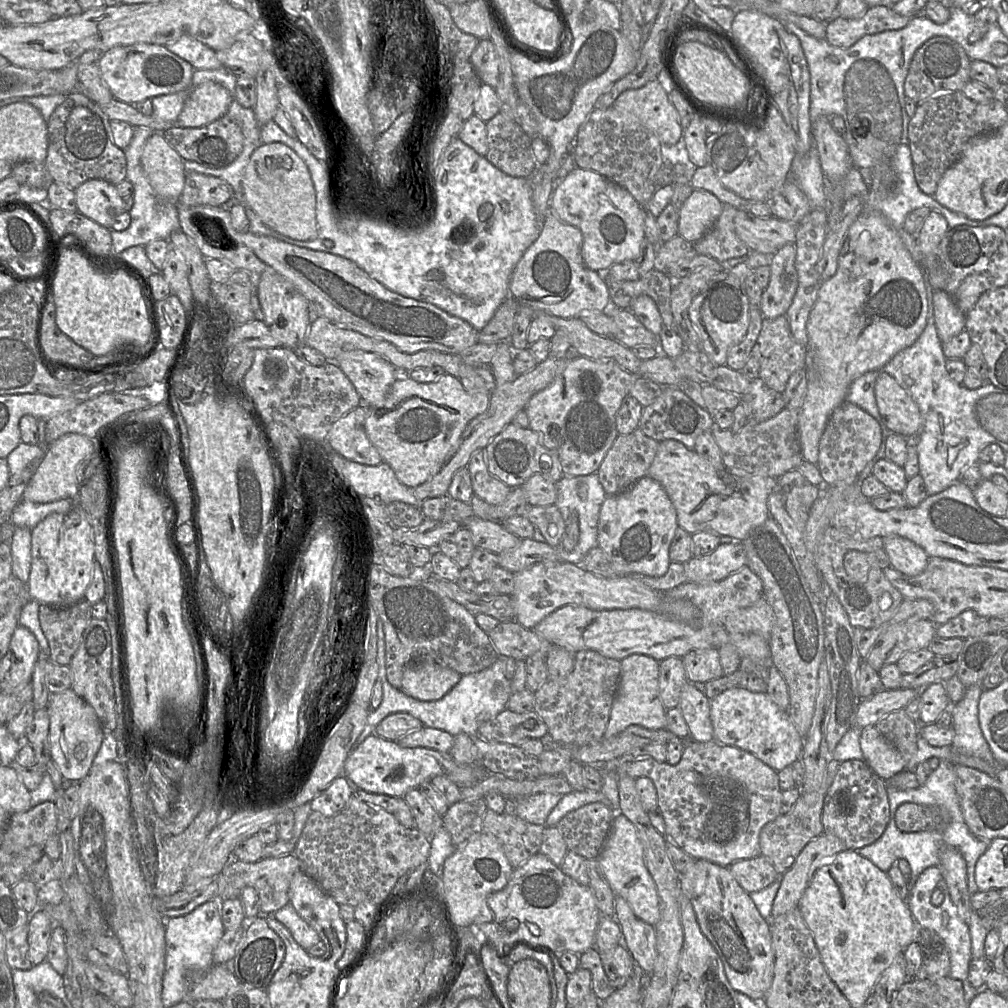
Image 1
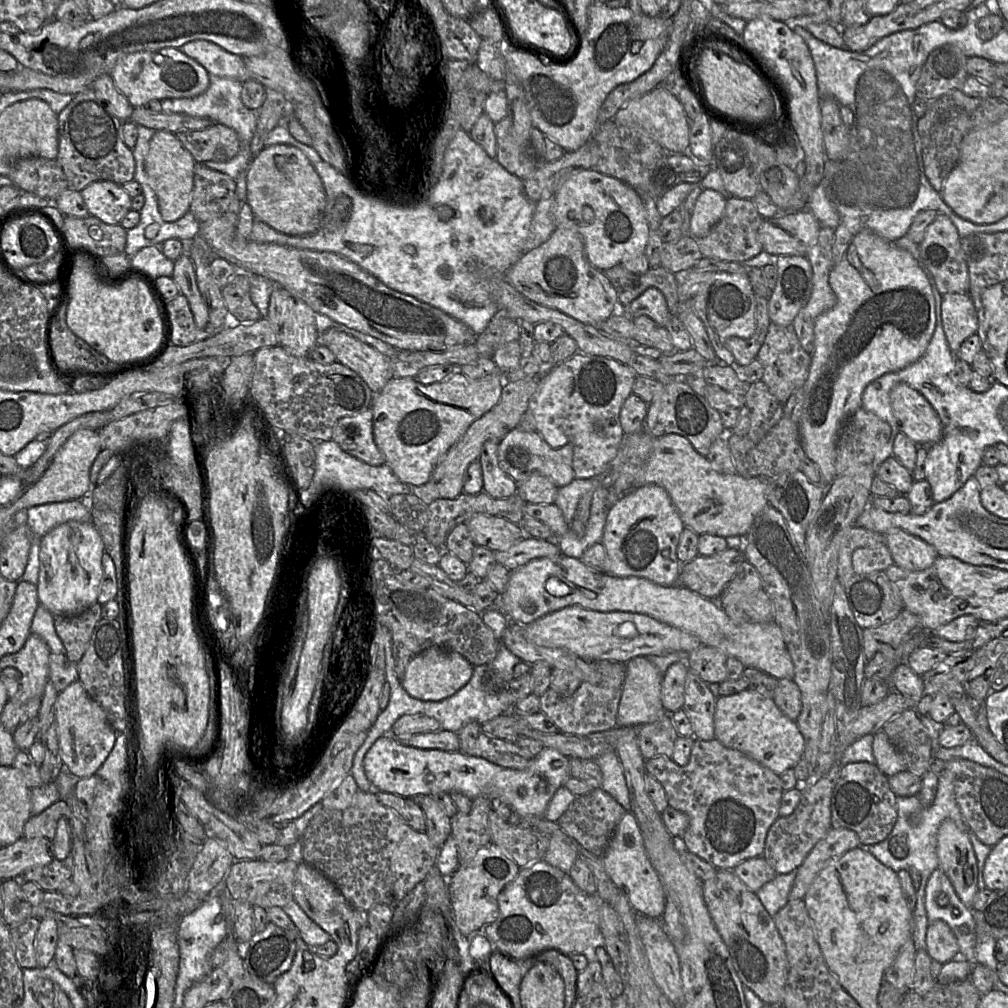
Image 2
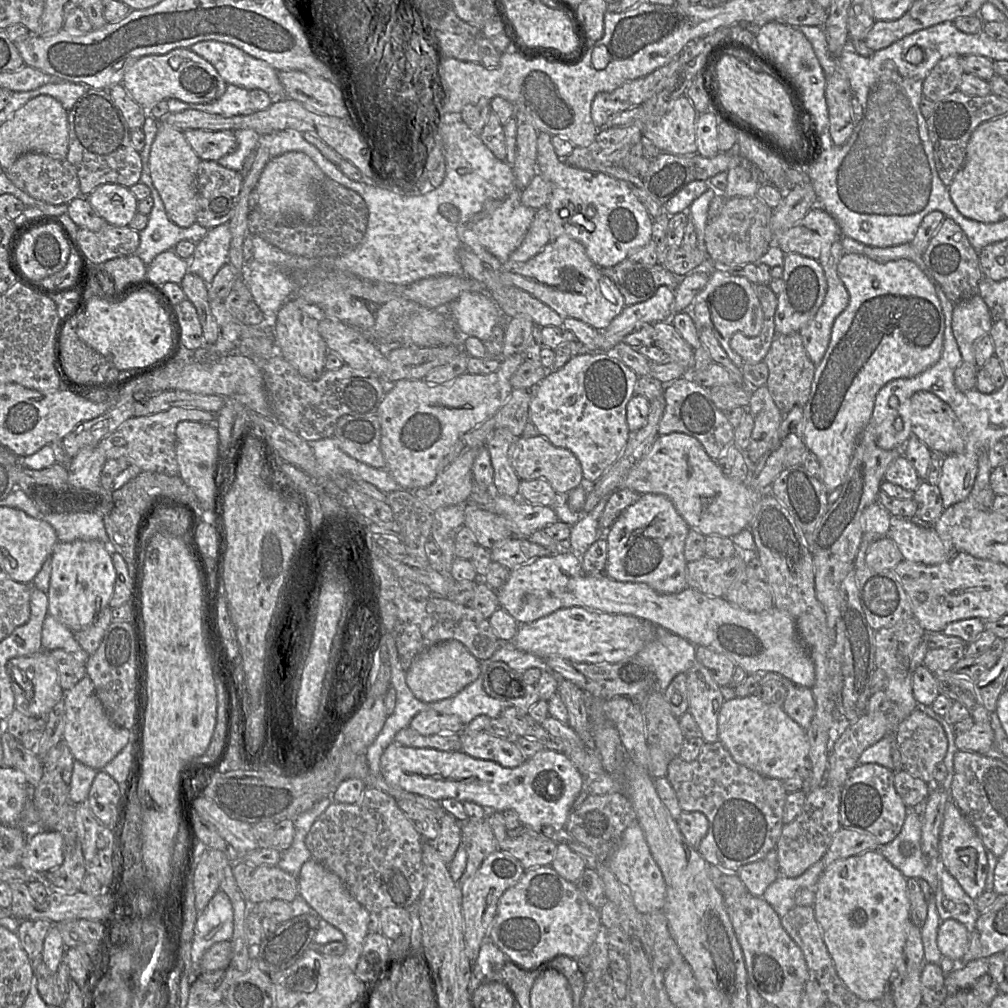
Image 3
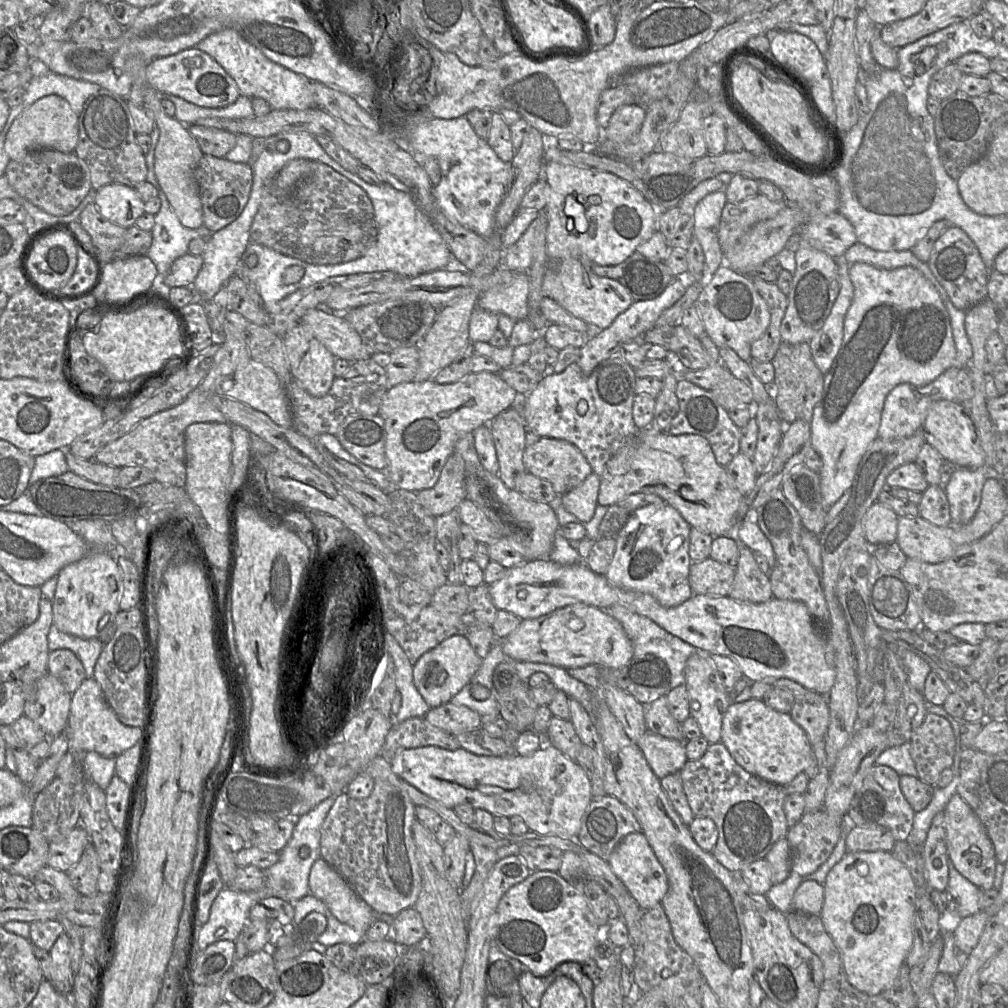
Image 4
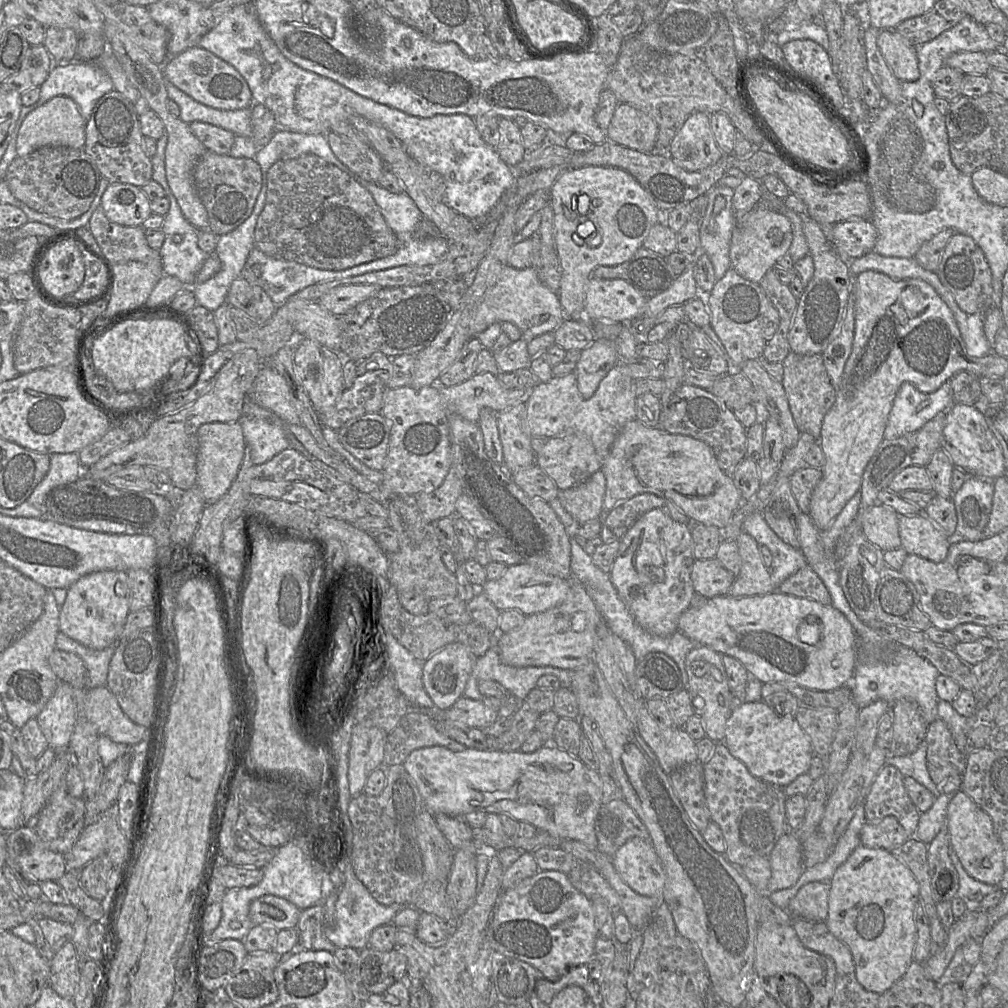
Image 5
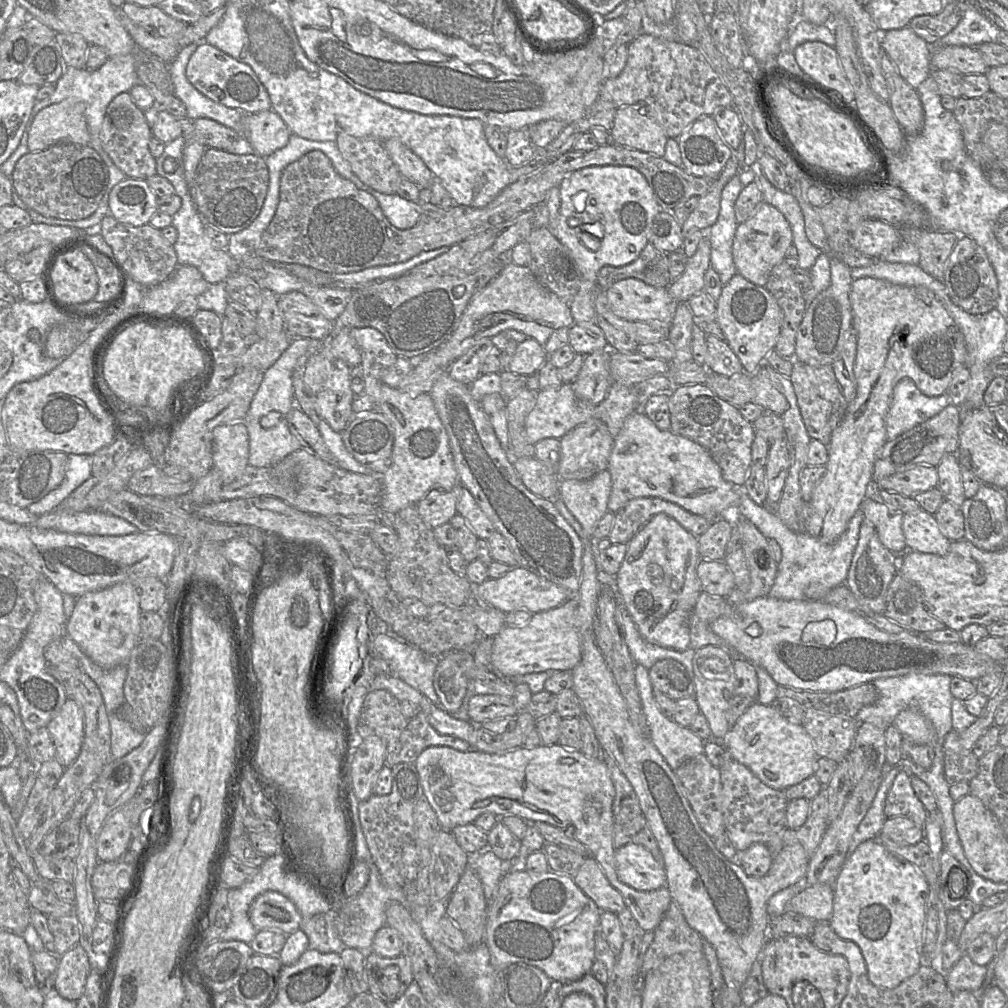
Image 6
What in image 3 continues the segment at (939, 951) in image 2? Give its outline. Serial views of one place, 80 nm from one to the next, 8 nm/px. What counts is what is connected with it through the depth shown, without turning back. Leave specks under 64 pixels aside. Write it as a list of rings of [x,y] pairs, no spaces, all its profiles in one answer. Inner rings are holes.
[[[956,920],[941,921],[937,932],[937,946],[941,954],[951,961],[960,961],[969,946],[971,933]]]

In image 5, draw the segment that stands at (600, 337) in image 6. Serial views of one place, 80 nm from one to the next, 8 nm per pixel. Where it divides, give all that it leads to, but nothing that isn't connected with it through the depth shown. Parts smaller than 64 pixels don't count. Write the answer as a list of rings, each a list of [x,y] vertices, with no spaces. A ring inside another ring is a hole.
[[[567,318],[553,333],[555,345],[565,351],[581,351],[595,340],[587,319]]]

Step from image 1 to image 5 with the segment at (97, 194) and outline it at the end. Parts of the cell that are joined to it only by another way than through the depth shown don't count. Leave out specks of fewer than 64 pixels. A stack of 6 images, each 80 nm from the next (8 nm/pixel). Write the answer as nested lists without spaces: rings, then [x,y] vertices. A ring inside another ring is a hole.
[[[108,184],[100,201],[100,209],[116,224],[139,227],[152,214],[150,200],[141,187],[131,184]]]

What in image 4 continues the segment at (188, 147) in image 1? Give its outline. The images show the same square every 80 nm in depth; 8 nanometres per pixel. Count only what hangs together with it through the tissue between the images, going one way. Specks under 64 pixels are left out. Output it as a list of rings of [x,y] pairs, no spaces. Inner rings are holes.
[[[192,124],[189,133],[197,141],[203,155],[224,158],[236,145],[236,134]]]

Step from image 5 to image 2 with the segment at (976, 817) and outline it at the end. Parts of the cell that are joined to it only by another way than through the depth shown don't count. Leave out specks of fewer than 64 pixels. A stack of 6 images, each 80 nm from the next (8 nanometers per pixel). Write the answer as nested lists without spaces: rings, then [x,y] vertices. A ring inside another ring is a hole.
[[[947,819],[937,834],[939,867],[950,879],[965,906],[972,908],[978,893],[978,865],[975,851],[966,830]]]

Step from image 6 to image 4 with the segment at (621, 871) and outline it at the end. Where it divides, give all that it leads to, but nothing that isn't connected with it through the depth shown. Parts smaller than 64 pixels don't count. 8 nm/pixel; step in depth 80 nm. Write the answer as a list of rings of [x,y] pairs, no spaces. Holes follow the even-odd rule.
[[[642,831],[625,836],[611,854],[608,863],[614,874],[643,911],[662,903],[669,888],[668,878]]]

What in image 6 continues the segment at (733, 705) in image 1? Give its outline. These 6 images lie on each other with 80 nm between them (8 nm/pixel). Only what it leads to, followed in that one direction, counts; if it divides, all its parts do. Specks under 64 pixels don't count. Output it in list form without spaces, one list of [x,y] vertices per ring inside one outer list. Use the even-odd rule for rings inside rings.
[[[752,702],[723,738],[732,758],[745,765],[765,785],[786,790],[814,775],[818,755],[801,724],[782,716],[772,705]]]

